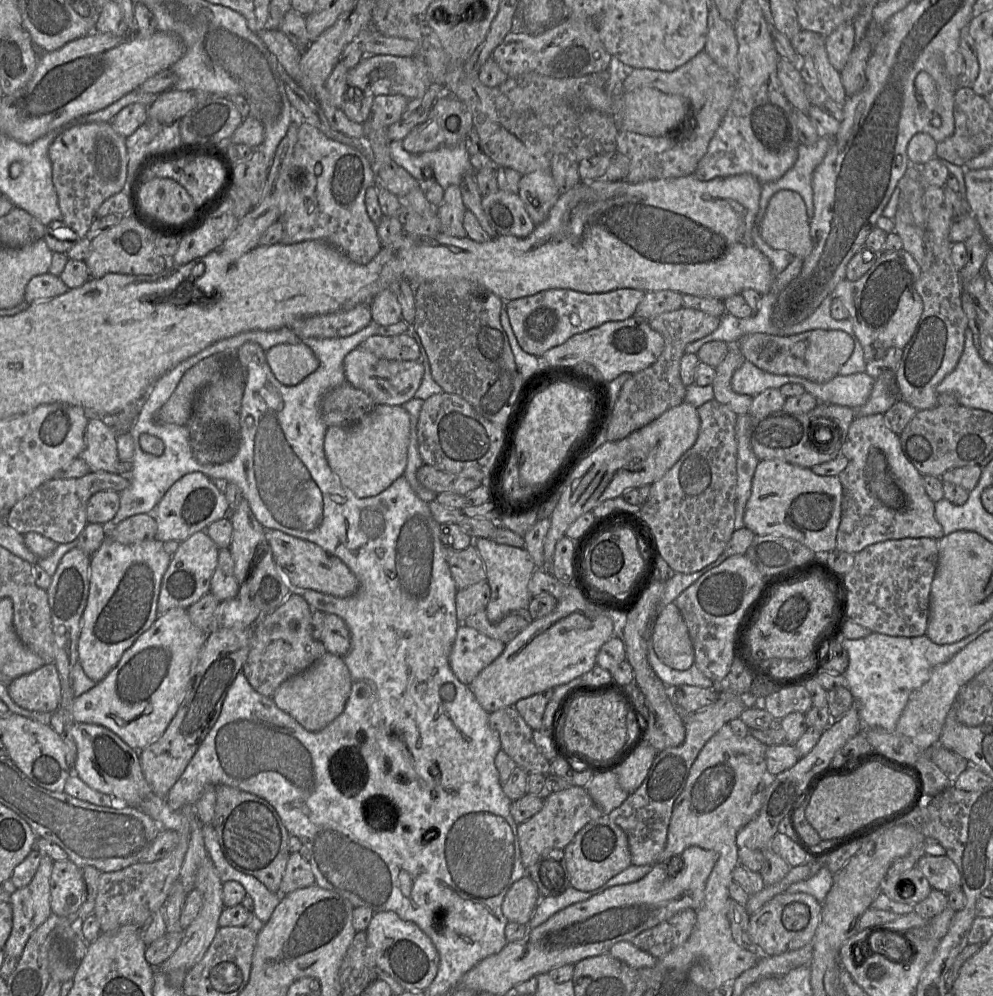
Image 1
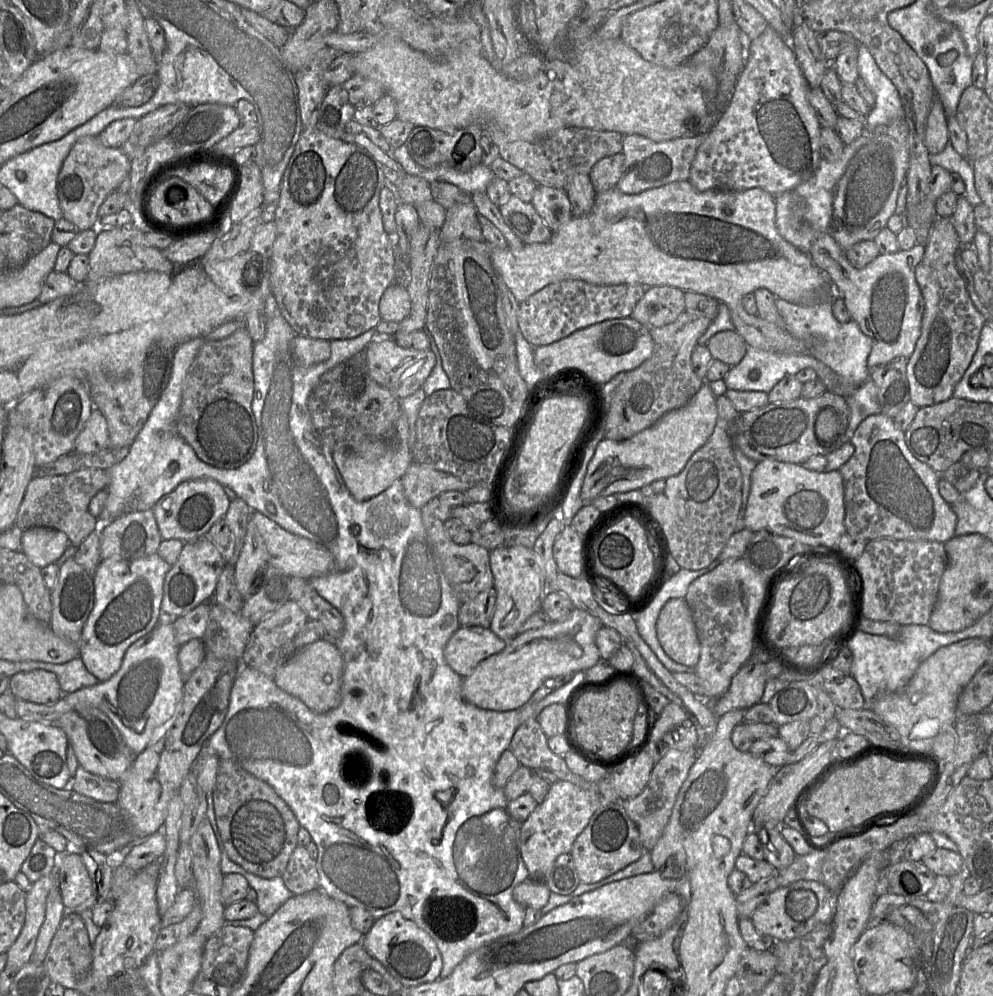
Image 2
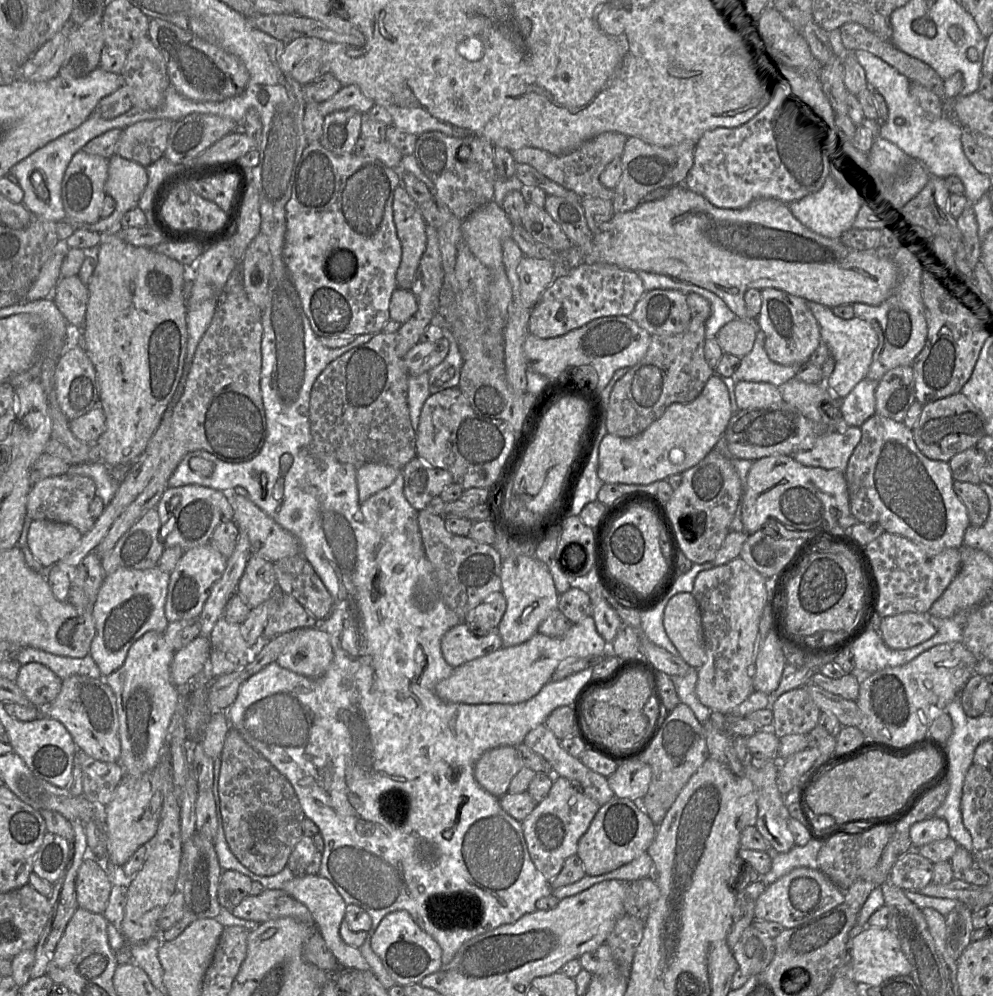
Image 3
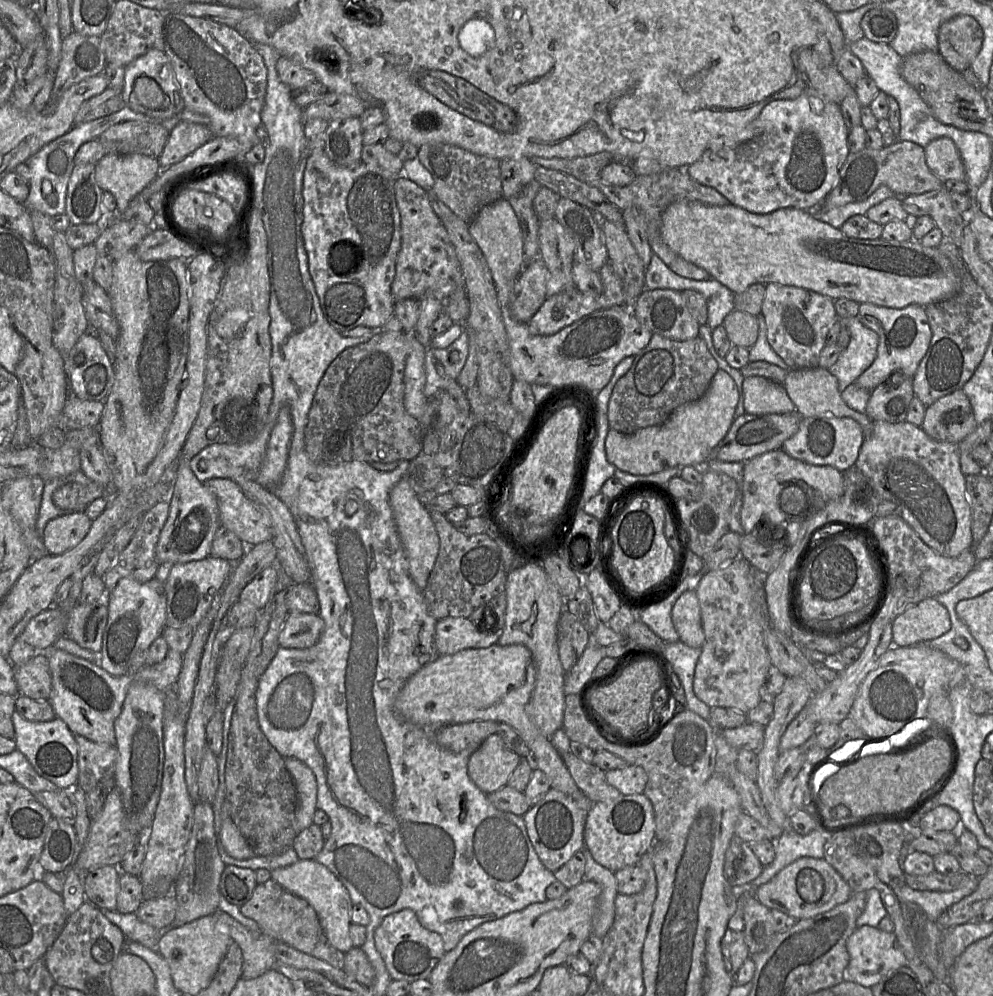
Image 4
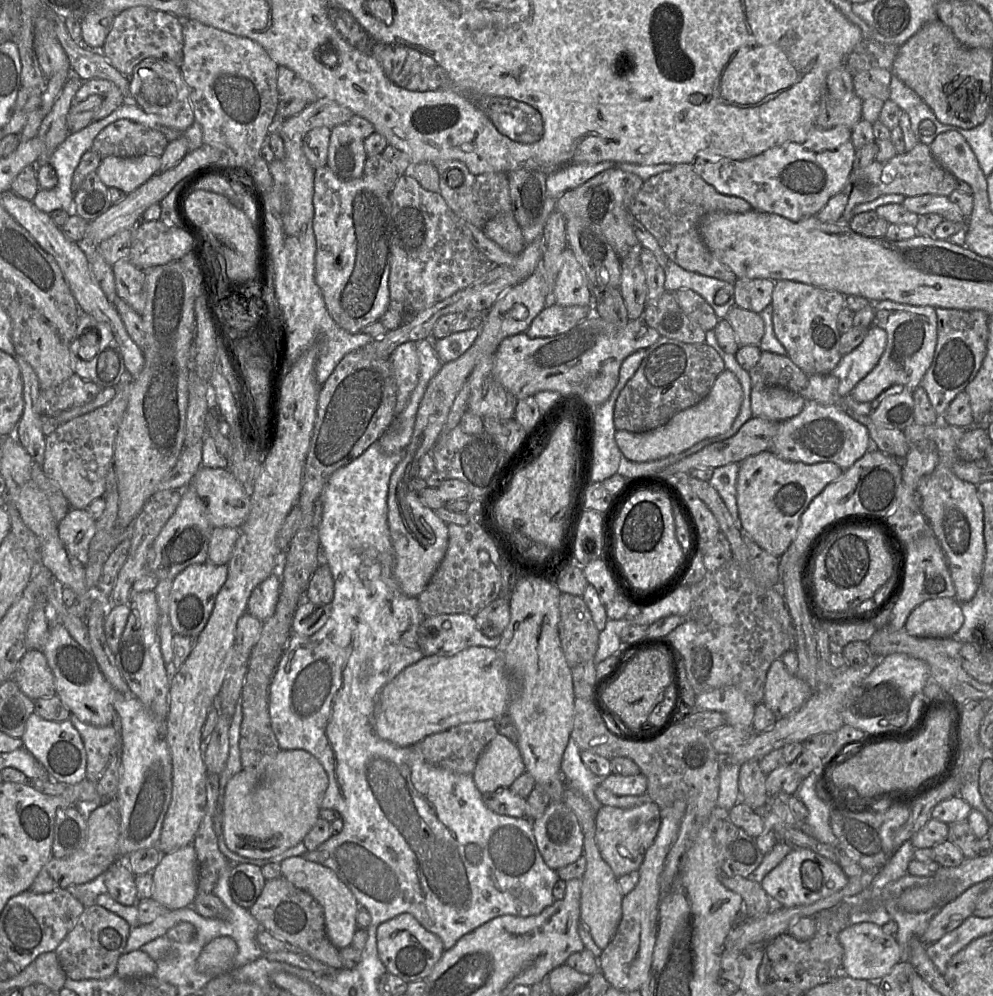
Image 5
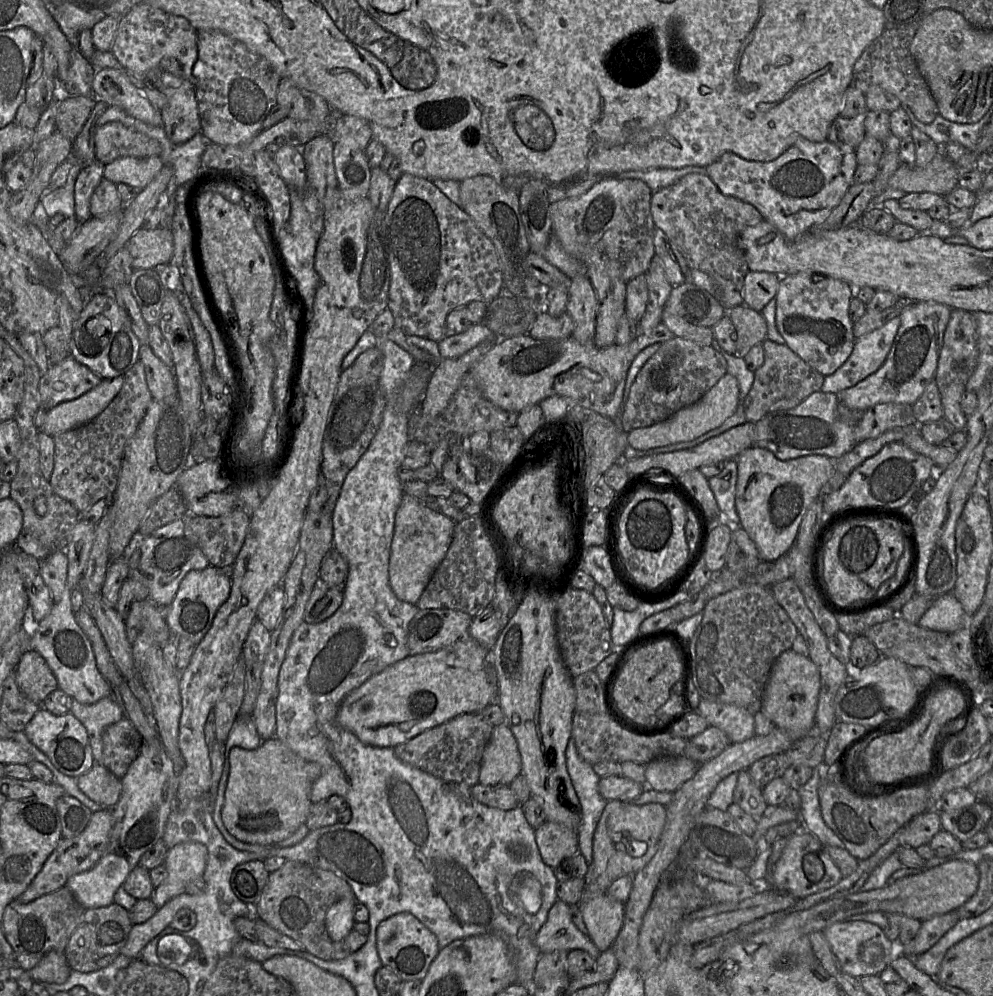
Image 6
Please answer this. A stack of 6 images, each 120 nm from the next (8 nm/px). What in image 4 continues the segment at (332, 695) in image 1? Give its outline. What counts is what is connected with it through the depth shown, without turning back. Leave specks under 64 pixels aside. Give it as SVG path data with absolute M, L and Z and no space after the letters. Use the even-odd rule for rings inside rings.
M289 614L279 633L280 648L306 649L314 646L324 631L324 624L319 614Z

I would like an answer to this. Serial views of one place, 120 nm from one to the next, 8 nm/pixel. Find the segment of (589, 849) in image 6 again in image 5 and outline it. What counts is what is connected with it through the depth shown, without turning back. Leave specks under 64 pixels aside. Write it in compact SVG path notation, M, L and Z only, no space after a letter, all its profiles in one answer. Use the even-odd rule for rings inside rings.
M570 736L562 757L561 773L566 786L582 795L596 813L602 807L595 796L595 789L600 784L600 778L582 762L580 751L575 740Z

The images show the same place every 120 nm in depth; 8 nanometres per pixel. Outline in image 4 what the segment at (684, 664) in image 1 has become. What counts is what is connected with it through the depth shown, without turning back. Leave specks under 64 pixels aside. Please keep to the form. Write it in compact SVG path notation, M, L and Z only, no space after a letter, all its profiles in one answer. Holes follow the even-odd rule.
M686 591L679 597L673 606L671 617L681 642L692 648L703 647L705 634L695 591Z

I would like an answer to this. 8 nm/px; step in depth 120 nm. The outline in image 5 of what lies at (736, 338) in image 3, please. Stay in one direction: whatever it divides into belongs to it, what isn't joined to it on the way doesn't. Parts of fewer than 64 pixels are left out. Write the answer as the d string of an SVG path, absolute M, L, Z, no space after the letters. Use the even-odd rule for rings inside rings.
M734 305L725 318L741 346L759 345L764 335L764 321L759 313Z

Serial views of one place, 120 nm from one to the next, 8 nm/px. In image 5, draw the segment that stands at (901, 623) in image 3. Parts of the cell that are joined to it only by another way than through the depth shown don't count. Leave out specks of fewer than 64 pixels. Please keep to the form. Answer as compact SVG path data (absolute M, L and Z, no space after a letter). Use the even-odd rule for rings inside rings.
M936 598L916 607L904 629L915 637L947 638L956 634L963 622L964 615L955 598Z

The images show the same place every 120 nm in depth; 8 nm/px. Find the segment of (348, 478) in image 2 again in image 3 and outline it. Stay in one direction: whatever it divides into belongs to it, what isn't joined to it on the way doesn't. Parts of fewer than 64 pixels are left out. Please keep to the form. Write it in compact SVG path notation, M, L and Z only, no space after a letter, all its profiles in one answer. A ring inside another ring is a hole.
M368 463L357 467L356 482L360 501L390 486L402 470L382 463Z

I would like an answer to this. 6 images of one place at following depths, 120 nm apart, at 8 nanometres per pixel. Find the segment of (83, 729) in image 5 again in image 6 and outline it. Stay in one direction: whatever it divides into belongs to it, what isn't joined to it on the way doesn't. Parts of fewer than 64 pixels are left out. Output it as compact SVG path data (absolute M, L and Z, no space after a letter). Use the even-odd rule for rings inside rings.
M107 696L88 705L73 700L70 713L82 723L87 731L95 764L101 763L103 731L121 720L124 717L124 710L110 696Z

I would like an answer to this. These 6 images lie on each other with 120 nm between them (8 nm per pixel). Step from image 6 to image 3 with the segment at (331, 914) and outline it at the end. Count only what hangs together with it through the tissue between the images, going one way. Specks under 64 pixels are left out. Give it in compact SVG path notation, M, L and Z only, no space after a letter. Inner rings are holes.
M320 875L294 876L285 883L282 890L307 907L313 917L316 928L321 933L327 948L335 956L340 967L351 968L361 972L371 970L359 949L347 945L339 934L339 928L344 920L347 904L330 881Z

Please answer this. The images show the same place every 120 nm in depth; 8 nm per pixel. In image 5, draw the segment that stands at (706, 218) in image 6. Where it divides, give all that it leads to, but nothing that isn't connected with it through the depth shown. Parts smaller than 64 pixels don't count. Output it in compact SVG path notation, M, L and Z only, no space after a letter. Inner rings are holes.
M692 164L674 165L670 171L665 171L644 181L641 189L630 206L634 220L641 223L650 232L667 255L670 261L689 272L716 278L734 285L737 276L726 265L720 262L705 245L700 233L702 218L713 212L746 213L752 210L751 205L744 199L723 195L710 184L705 182L693 169Z

